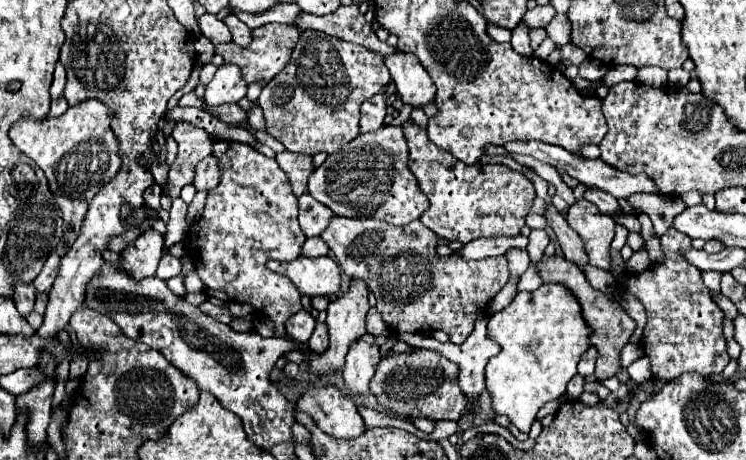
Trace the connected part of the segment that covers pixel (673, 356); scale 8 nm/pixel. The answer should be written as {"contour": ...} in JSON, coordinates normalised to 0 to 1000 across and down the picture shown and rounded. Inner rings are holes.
{"contour":[[[898,491],[895,504],[885,517],[890,570],[874,574],[855,596],[839,587],[826,609],[866,670],[869,700],[863,713],[863,765],[874,791],[877,822],[887,830],[906,826],[920,809],[933,809],[944,822],[952,822],[965,813],[979,787],[973,739],[968,730],[971,678],[962,670],[952,643],[952,630],[944,622],[941,587],[917,561],[917,548],[928,539],[925,526],[928,522],[920,509],[906,504],[906,496]]]}

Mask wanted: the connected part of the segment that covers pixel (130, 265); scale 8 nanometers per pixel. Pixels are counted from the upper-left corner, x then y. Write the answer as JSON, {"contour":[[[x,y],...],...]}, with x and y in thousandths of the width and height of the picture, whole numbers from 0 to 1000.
{"contour":[[[193,496],[190,513],[185,513],[166,548],[161,578],[182,604],[206,600],[212,583],[212,565],[220,543],[220,513],[206,496]]]}

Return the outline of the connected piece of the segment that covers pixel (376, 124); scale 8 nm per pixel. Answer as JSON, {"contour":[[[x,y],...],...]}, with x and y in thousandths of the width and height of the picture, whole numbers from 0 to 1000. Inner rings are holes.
{"contour":[[[523,178],[515,200],[493,213],[488,226],[485,226],[485,287],[501,287],[507,283],[512,270],[515,270],[515,252],[517,252],[517,209],[523,209],[528,196],[528,183]]]}

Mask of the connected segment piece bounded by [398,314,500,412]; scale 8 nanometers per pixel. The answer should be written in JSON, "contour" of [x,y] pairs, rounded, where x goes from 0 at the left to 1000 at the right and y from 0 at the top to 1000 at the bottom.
{"contour":[[[654,683],[641,687],[633,726],[630,726],[619,748],[606,748],[606,743],[592,748],[592,743],[587,743],[584,735],[576,735],[576,730],[568,730],[568,726],[534,726],[534,735],[536,735],[539,743],[544,743],[544,748],[550,748],[550,752],[558,752],[558,757],[576,757],[576,761],[582,761],[582,765],[587,765],[587,770],[595,770],[603,787],[614,791],[614,804],[617,804],[617,809],[614,809],[614,839],[617,839],[617,848],[622,852],[622,861],[630,870],[630,874],[627,874],[627,896],[633,896],[635,870],[638,870],[638,865],[643,861],[643,852],[649,848],[649,796],[651,796],[651,787],[654,787],[662,770],[670,765],[670,752],[668,752],[662,739],[654,735],[654,722],[651,722],[654,696],[657,696]]]}

